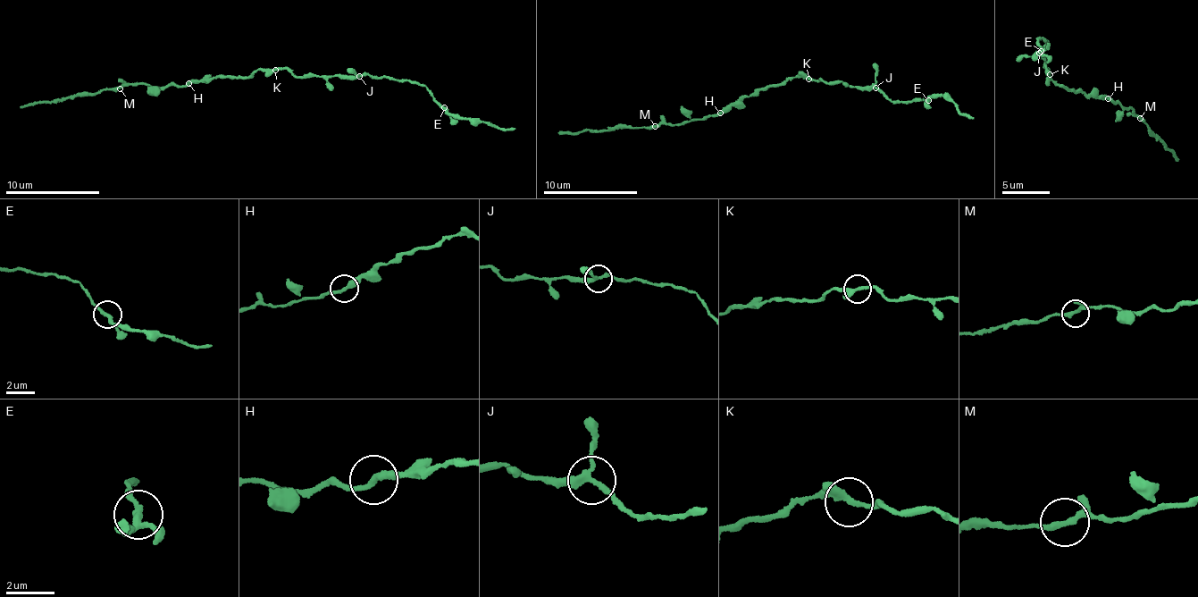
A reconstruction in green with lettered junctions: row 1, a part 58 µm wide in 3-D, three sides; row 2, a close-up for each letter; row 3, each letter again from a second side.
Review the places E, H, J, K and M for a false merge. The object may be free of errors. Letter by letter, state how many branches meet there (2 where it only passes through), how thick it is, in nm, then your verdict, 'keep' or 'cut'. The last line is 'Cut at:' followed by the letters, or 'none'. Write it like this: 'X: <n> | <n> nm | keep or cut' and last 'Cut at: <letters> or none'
E: 3 | 240 nm | keep
H: 2 | 260 nm | keep
J: 3 | 240 nm | keep
K: 3 | 240 nm | keep
M: 3 | 200 nm | keep
Cut at: none

